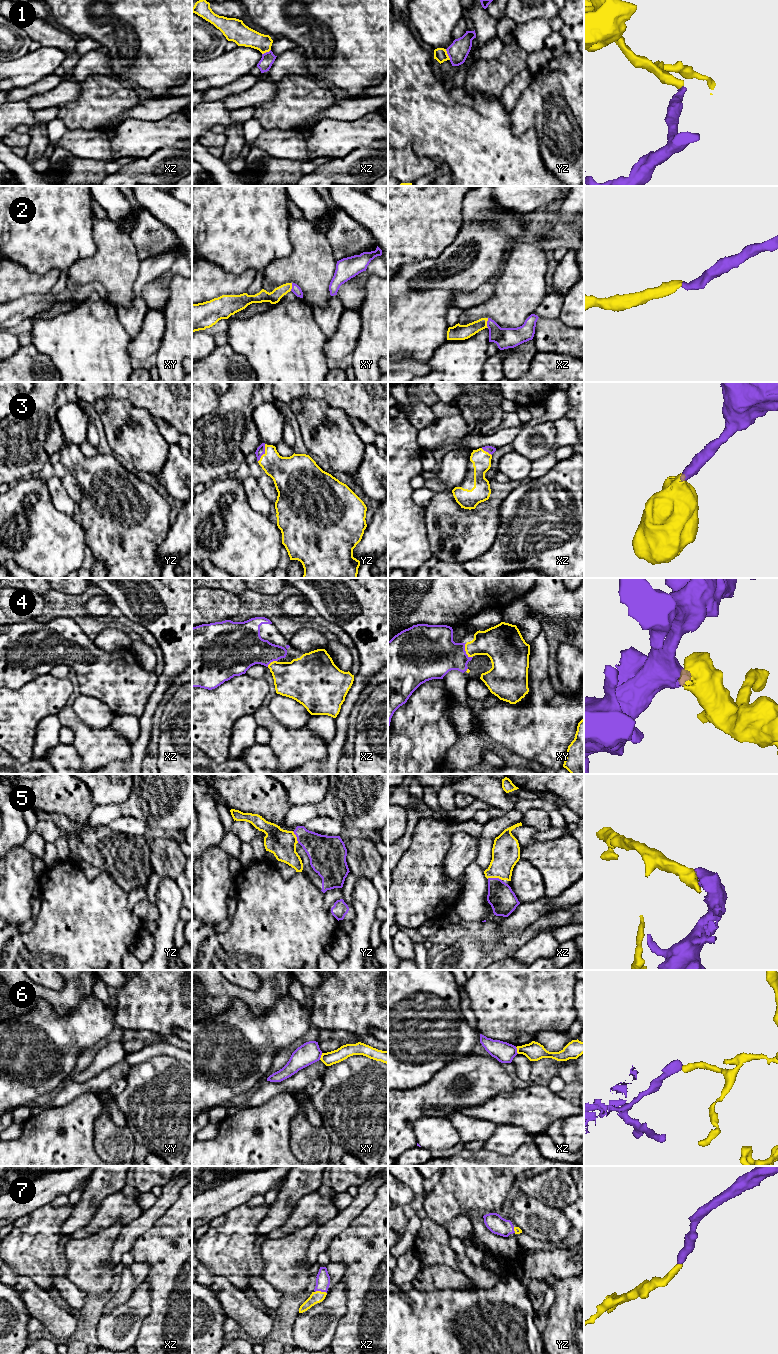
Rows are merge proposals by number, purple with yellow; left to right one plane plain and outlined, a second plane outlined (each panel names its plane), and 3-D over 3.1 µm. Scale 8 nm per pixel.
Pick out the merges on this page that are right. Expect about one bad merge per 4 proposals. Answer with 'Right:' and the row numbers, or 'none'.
Right: 1, 2, 3, 4, 5, 7

